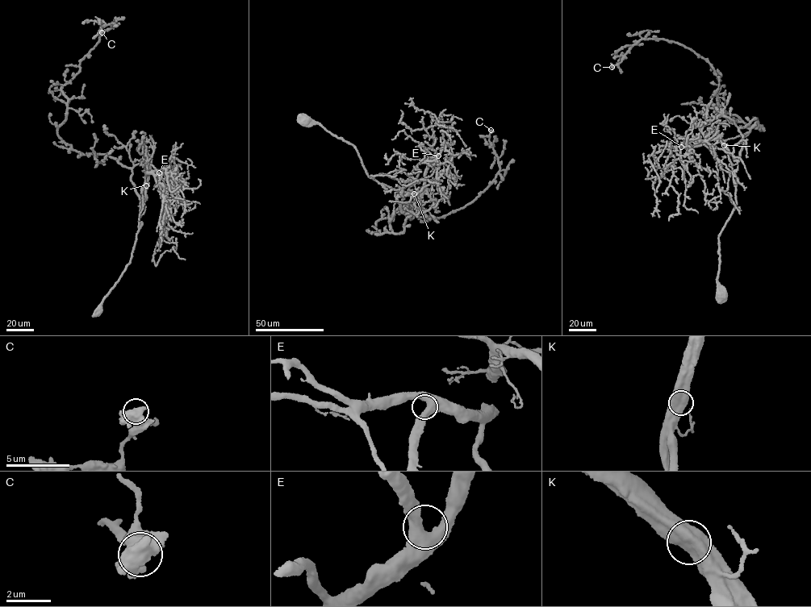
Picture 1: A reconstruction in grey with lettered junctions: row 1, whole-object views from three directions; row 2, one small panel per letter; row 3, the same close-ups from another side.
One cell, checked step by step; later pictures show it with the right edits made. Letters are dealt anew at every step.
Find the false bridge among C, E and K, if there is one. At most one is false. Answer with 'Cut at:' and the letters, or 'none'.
Cut at: none

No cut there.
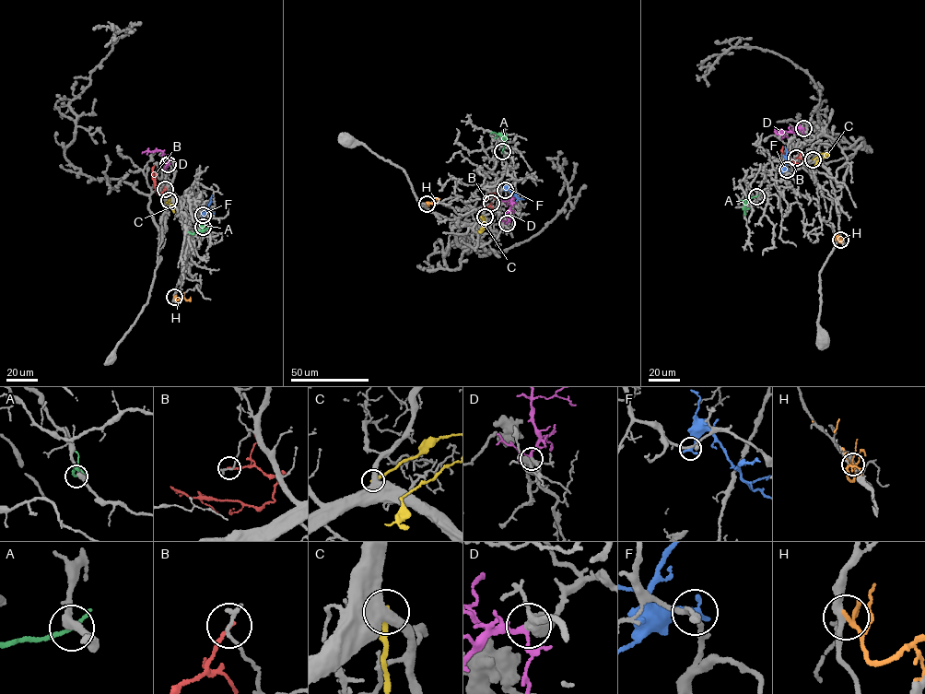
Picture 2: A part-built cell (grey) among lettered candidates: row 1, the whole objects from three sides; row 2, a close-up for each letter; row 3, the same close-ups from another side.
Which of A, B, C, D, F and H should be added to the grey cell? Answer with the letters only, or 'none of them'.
D

